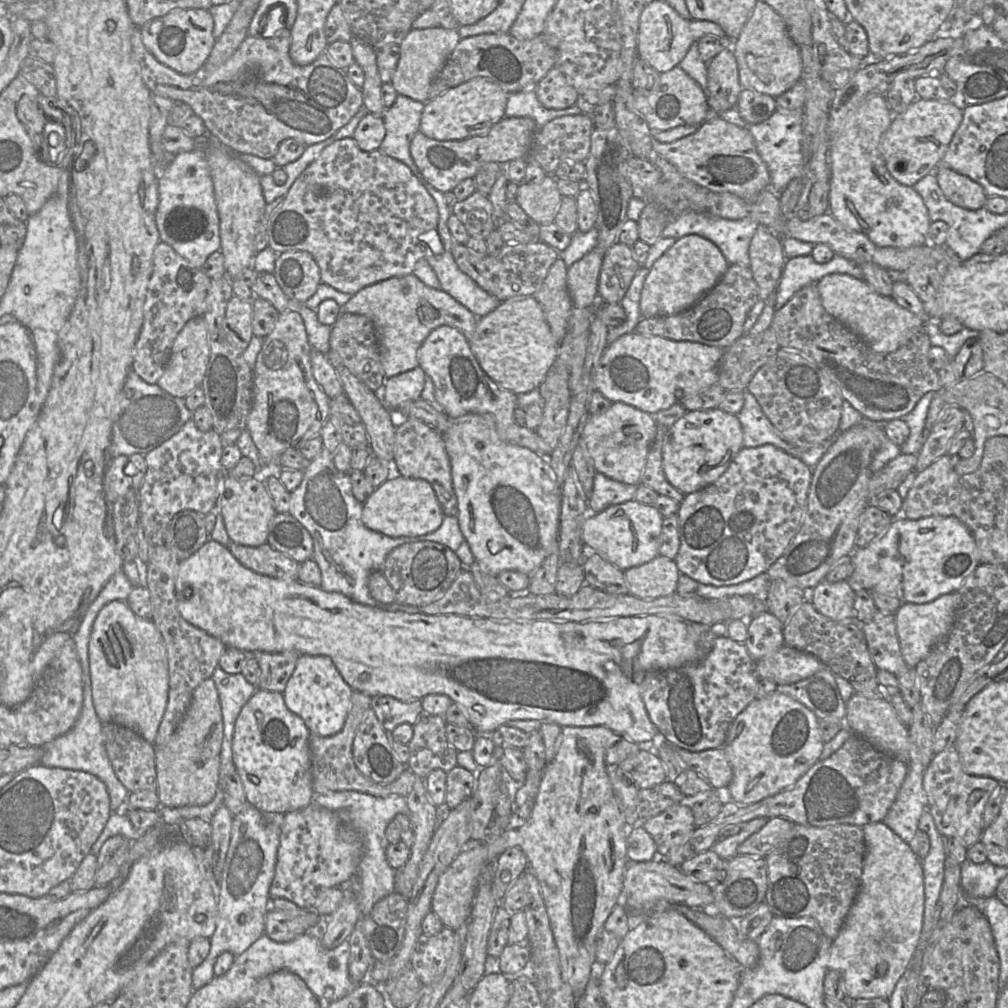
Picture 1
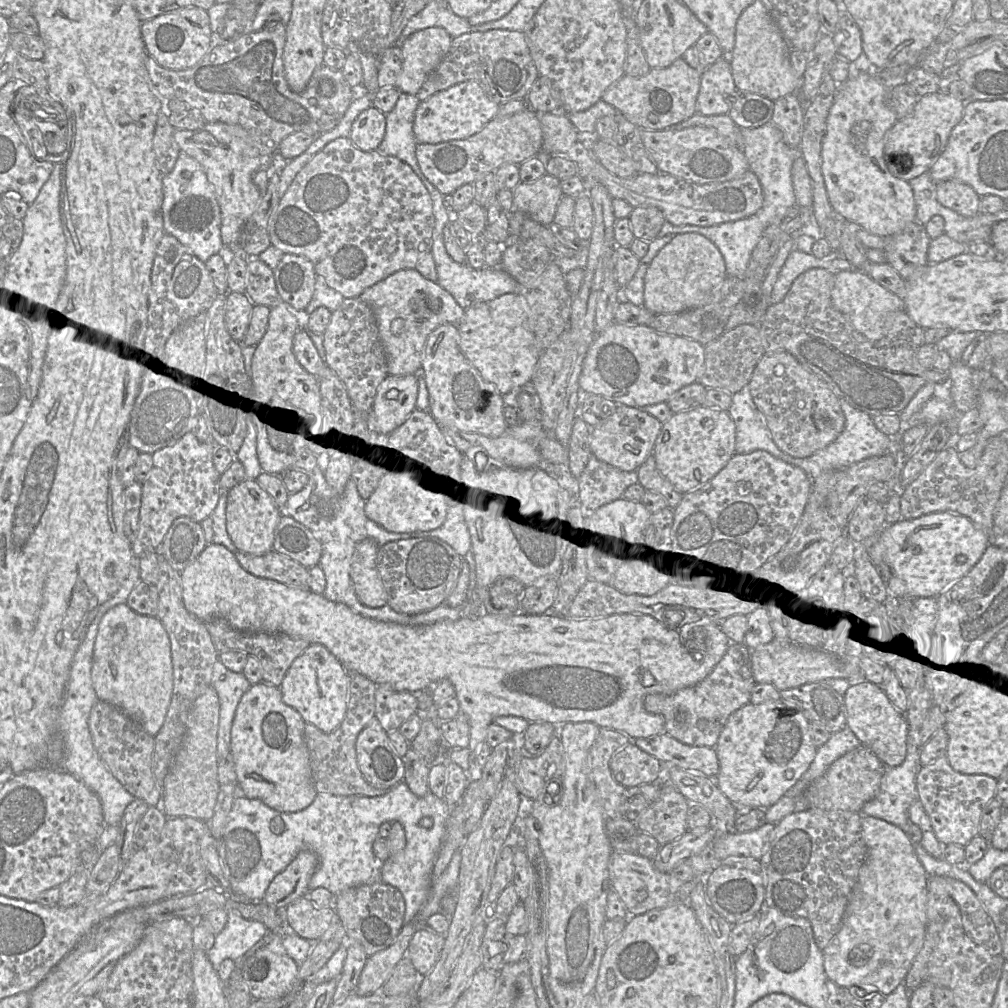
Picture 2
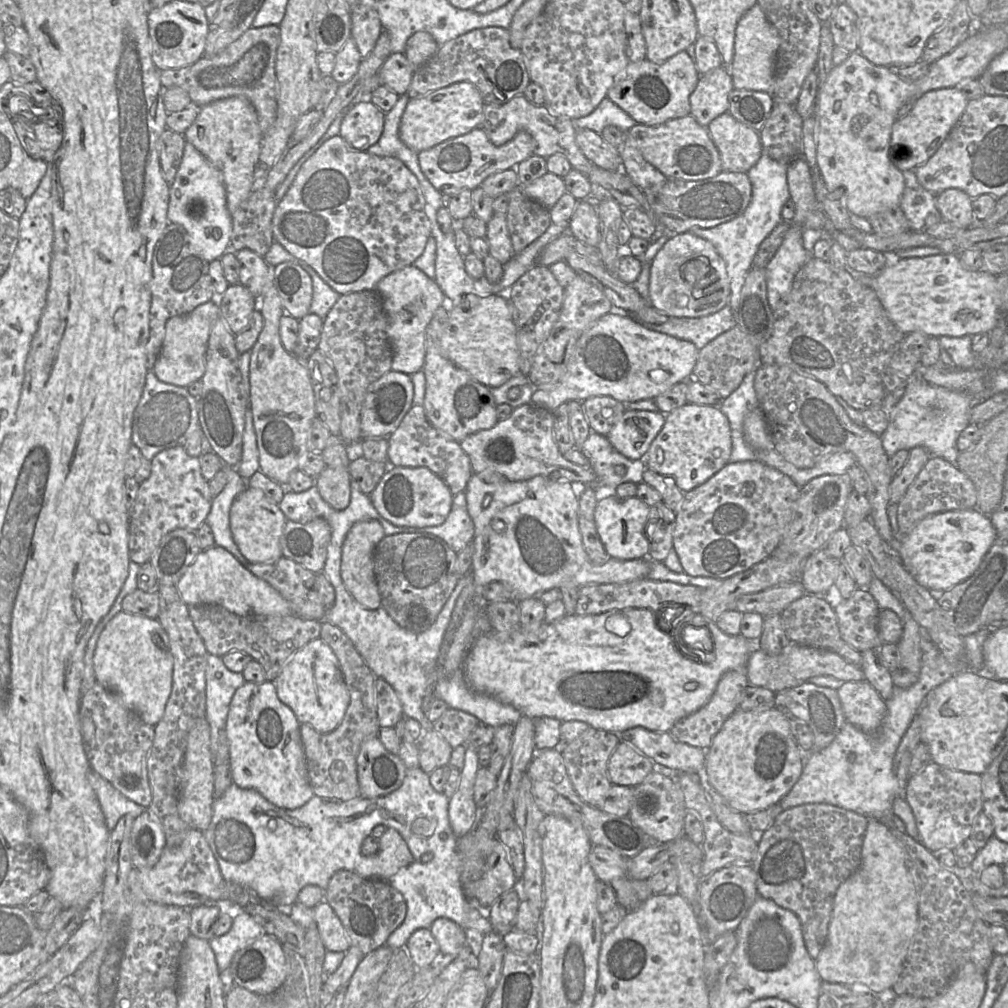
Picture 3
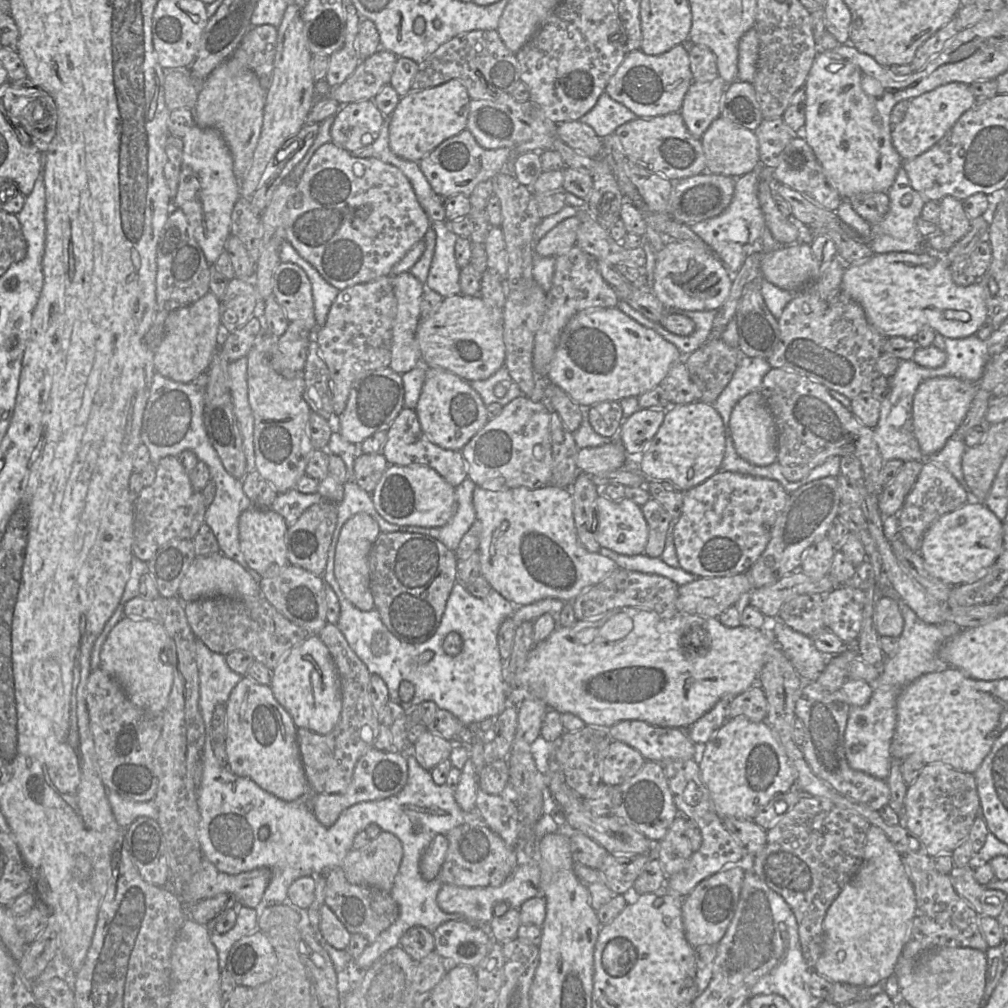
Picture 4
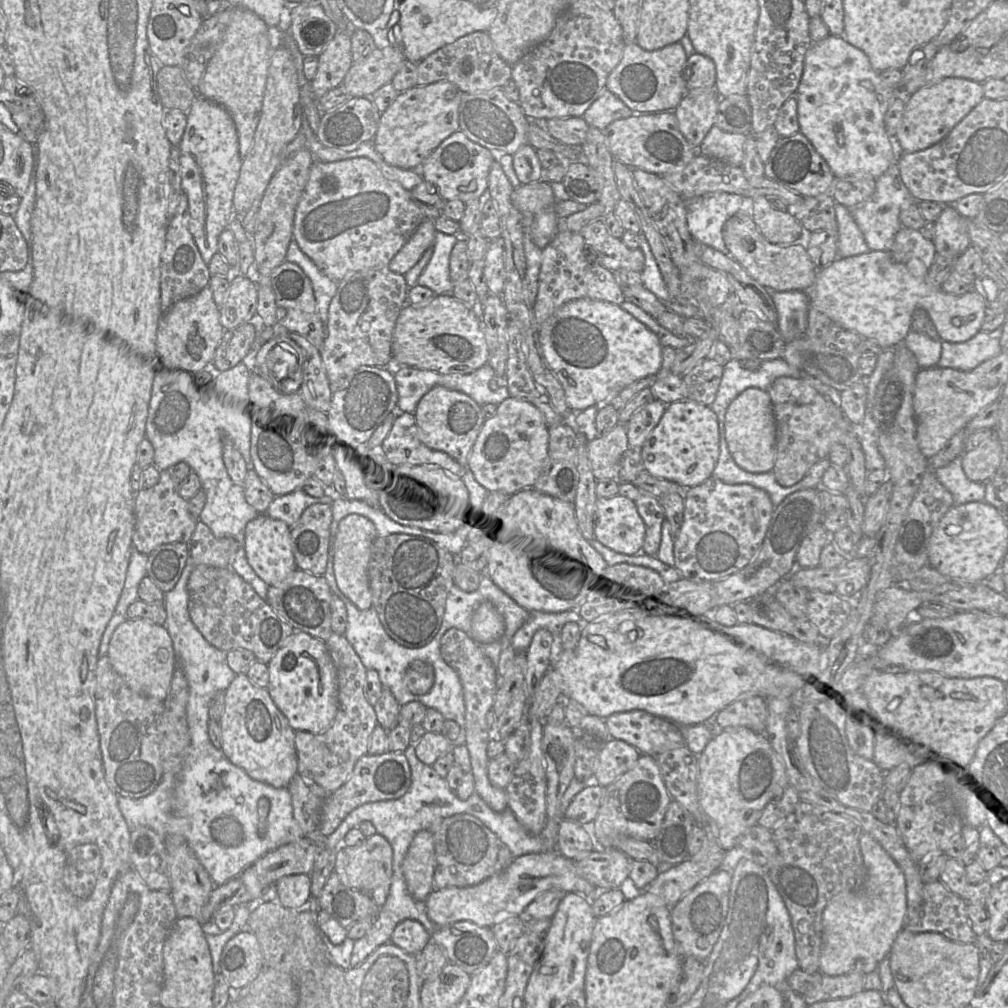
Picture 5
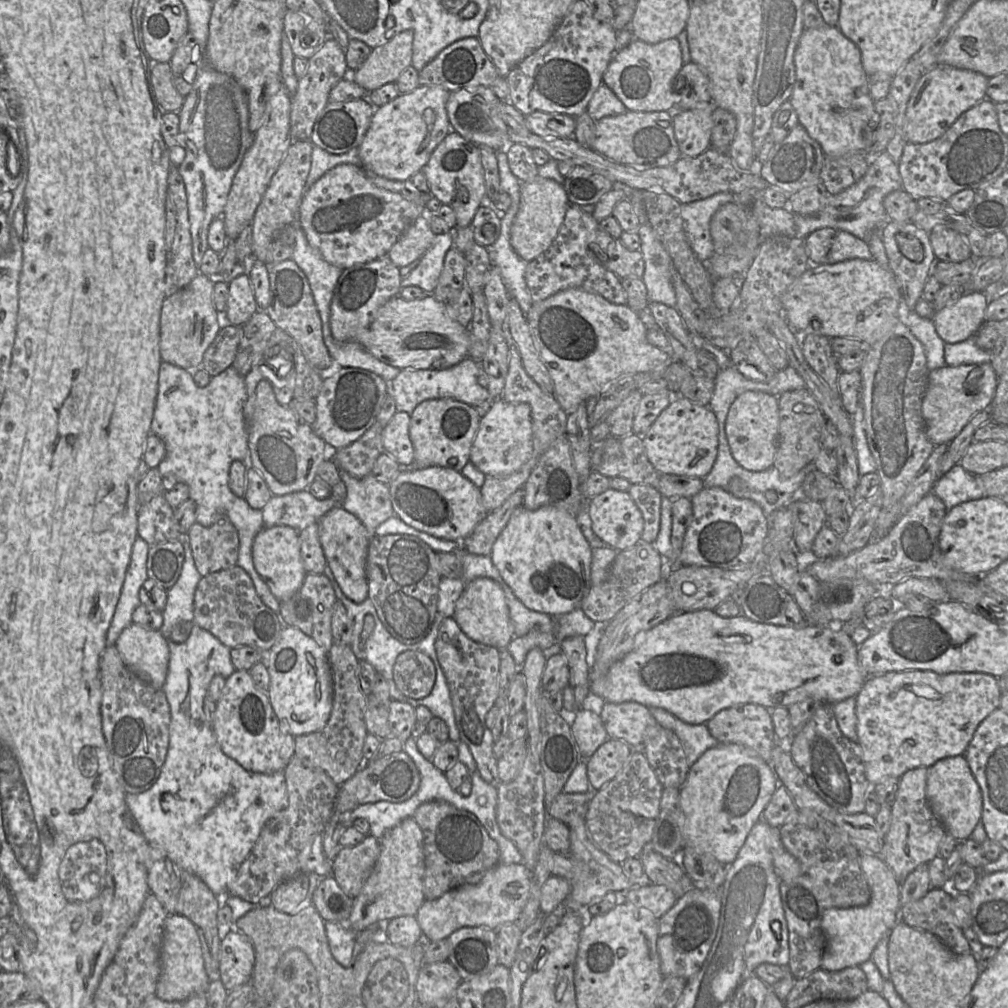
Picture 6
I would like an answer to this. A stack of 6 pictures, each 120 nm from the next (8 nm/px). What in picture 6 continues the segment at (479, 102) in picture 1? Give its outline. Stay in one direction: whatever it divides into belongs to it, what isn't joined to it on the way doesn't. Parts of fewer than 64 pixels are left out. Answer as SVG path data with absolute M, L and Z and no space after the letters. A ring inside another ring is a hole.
M419 85L375 108L369 128L358 146L360 160L373 172L390 180L405 181L422 170L432 152L451 131L446 110L450 92L438 85Z

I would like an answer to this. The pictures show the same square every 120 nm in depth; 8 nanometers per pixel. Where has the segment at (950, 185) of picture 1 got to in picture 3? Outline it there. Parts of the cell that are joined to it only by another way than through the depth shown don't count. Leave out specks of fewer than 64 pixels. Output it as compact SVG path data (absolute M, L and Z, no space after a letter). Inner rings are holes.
M946 189L936 195L936 207L942 221L967 229L976 224L972 198L960 189Z

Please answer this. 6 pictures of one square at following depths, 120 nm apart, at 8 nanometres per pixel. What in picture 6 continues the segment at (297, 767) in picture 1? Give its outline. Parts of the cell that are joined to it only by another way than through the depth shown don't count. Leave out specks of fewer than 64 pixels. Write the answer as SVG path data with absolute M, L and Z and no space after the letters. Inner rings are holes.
M236 670L229 676L215 704L212 730L225 755L253 773L273 774L284 771L295 754L295 737L282 727L267 693L254 686L249 671Z

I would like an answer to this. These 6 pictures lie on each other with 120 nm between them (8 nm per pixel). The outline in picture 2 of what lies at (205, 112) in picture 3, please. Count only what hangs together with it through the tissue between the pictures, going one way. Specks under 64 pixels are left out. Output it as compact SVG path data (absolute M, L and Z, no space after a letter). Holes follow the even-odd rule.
M206 122L195 130L174 131L181 153L194 158L213 186L221 213L221 240L224 253L239 252L239 241L247 219L256 210L261 194L253 183L254 173L261 168L261 155L248 132L239 125Z

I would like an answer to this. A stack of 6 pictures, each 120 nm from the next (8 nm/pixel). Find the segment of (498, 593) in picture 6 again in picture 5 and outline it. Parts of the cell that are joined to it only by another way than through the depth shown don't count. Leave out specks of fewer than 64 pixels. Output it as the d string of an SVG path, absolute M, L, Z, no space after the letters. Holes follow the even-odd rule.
M480 603L472 615L470 636L477 643L491 643L499 640L504 632L504 618L493 603Z

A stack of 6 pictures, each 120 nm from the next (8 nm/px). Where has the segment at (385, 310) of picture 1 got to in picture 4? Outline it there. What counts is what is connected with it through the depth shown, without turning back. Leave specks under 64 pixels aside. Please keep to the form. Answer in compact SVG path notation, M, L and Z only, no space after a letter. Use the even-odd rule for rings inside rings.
M409 271L390 277L391 286L396 298L396 315L392 329L392 354L389 366L393 371L402 375L406 372L409 372L418 365L424 366L423 362L420 361L420 349L416 339L416 330L421 318L420 302L426 286L418 281Z

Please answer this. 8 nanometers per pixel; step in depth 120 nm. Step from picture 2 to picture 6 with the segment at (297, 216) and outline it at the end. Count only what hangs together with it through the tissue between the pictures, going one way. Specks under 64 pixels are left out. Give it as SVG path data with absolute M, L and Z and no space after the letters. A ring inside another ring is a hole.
M344 163L339 164L333 167L332 169L328 170L305 192L299 205L298 219L309 244L314 249L316 249L327 262L344 270L357 263L369 262L384 255L388 255L388 252L393 246L393 244L399 239L399 237L404 233L404 231L416 220L416 218L419 215L422 215L422 212L424 211L425 207L426 206L405 199L399 192L392 192L376 186L366 177L362 169L353 164Z

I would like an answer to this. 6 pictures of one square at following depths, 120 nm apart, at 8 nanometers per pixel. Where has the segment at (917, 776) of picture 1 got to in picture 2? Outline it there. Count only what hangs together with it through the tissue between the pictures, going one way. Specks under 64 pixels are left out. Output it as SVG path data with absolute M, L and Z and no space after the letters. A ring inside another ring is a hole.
M909 730L907 735L907 754L904 762L896 767L886 767L878 794L864 804L861 810L862 816L873 816L883 819L898 827L905 826L911 822L908 810L912 803L918 800L916 777L922 767L920 762L921 734L919 731Z

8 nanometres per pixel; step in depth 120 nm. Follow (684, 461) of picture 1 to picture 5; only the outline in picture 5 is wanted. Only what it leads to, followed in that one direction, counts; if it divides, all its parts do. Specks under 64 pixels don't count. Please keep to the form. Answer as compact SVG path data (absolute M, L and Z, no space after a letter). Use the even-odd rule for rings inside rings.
M683 399L666 406L659 423L643 446L641 457L645 471L688 489L712 477L720 453L718 417L710 406Z

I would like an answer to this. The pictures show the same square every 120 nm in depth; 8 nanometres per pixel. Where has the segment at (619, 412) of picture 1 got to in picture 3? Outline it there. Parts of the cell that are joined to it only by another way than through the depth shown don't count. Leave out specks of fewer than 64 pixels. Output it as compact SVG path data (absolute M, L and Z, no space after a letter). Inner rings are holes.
M626 409L606 437L625 457L644 460L664 423L665 414L659 411Z

